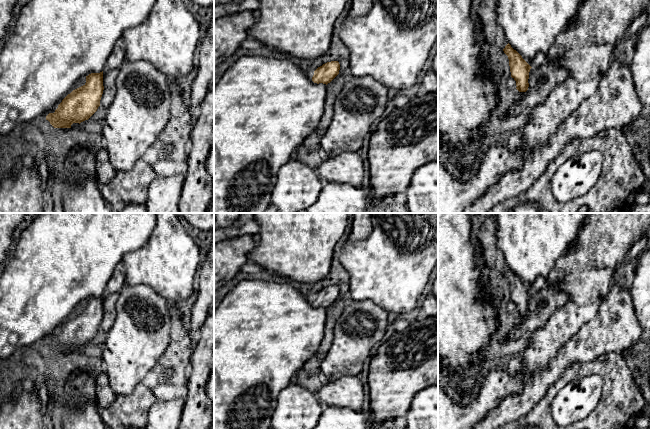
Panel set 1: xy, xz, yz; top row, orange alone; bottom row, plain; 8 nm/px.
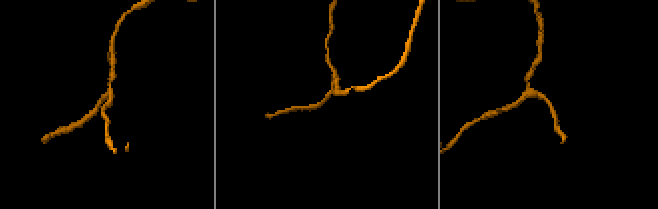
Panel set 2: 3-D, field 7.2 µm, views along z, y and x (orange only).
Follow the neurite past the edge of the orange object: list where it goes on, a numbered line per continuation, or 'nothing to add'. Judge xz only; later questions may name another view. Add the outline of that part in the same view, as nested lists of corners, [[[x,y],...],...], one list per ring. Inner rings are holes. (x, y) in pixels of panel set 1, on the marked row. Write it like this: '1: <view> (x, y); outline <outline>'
nothing to add

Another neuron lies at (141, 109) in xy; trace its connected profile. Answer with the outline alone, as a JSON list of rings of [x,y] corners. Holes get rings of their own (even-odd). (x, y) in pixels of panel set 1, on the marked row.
[[[124,58],[116,78],[116,95],[105,110],[102,136],[112,167],[116,172],[133,168],[146,150],[153,146],[171,117],[172,90],[168,78],[150,62]]]

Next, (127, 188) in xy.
[[[141,158],[132,169],[116,172],[111,182],[101,184],[100,191],[112,211],[120,213],[129,205],[145,205],[149,186],[156,177],[152,165]]]

